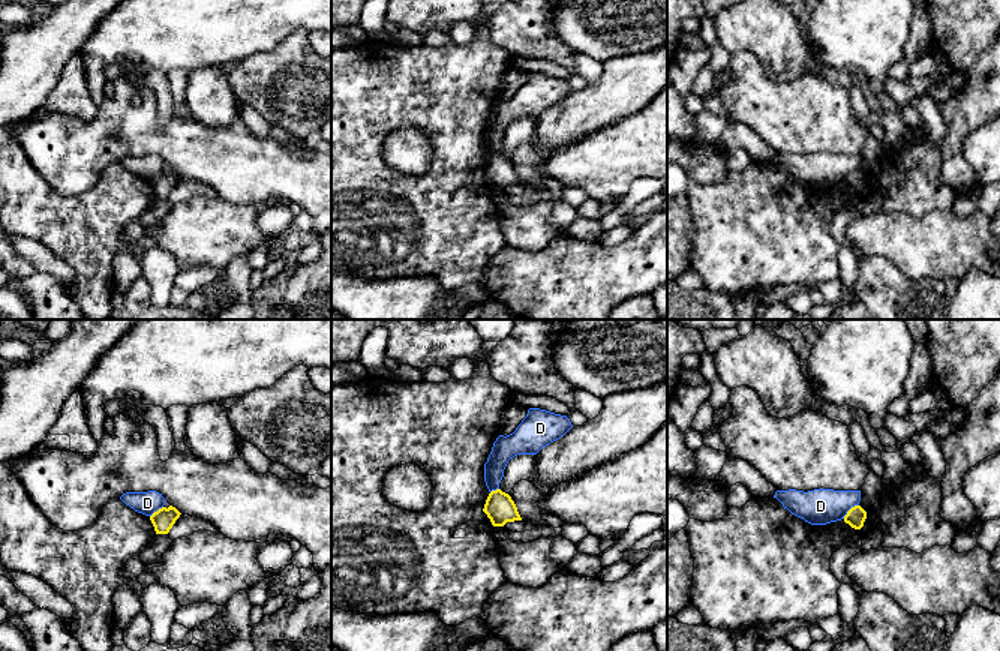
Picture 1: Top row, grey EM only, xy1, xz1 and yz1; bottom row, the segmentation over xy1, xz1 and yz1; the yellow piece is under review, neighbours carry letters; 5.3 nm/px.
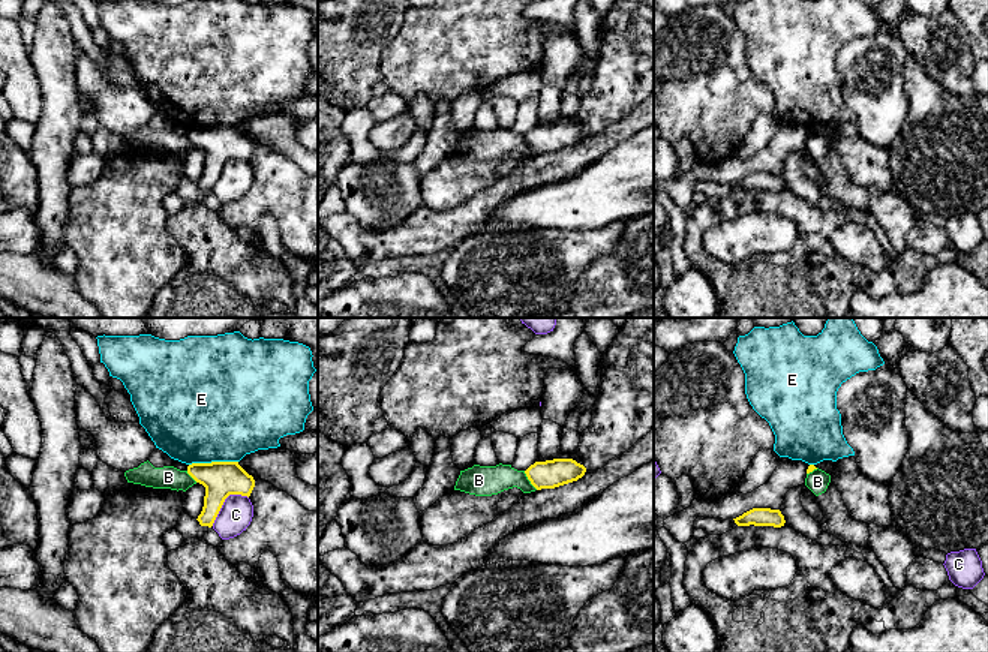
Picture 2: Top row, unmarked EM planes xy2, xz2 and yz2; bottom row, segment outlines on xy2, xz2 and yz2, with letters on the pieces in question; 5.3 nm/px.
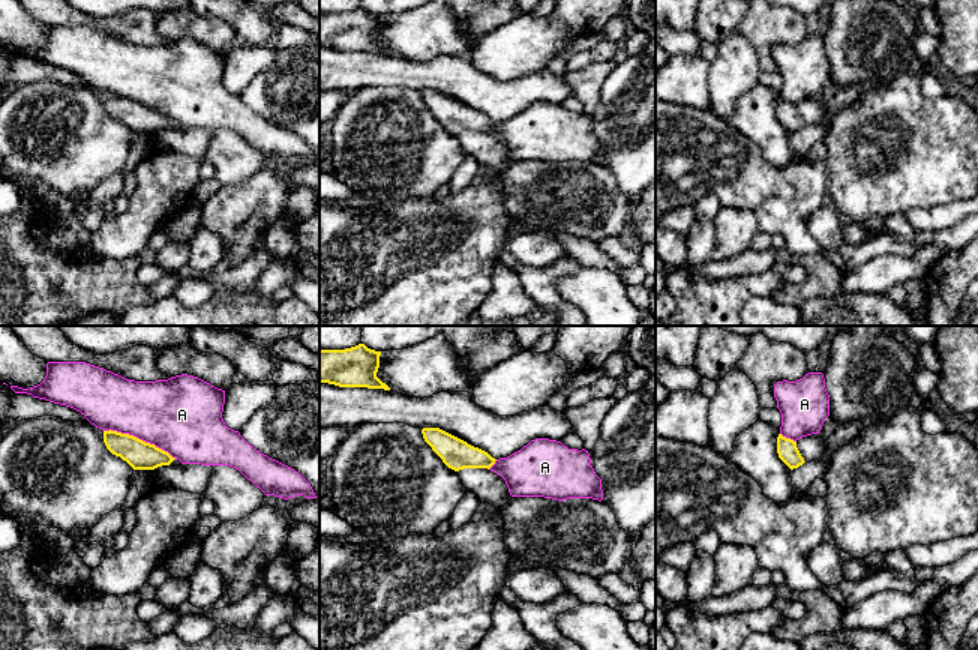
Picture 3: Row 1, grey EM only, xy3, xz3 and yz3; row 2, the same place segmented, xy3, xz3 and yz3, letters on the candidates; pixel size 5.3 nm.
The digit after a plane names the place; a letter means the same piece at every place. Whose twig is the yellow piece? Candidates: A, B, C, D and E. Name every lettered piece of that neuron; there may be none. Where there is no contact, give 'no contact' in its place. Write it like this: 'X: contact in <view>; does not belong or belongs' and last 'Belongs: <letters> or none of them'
A: contact in xy3; does not belong
B: contact in xz2; does not belong
C: contact in xy2; does not belong
D: contact in yz1; does not belong
E: contact in xy2; does not belong
Belongs: none of them

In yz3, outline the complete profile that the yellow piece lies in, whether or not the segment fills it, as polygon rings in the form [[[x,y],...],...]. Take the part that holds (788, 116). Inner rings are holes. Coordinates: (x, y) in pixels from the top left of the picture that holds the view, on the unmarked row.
[[[819,98],[802,101],[796,105],[783,101],[777,101],[778,122],[790,132],[798,132],[804,126],[816,125],[825,116],[825,104]]]

